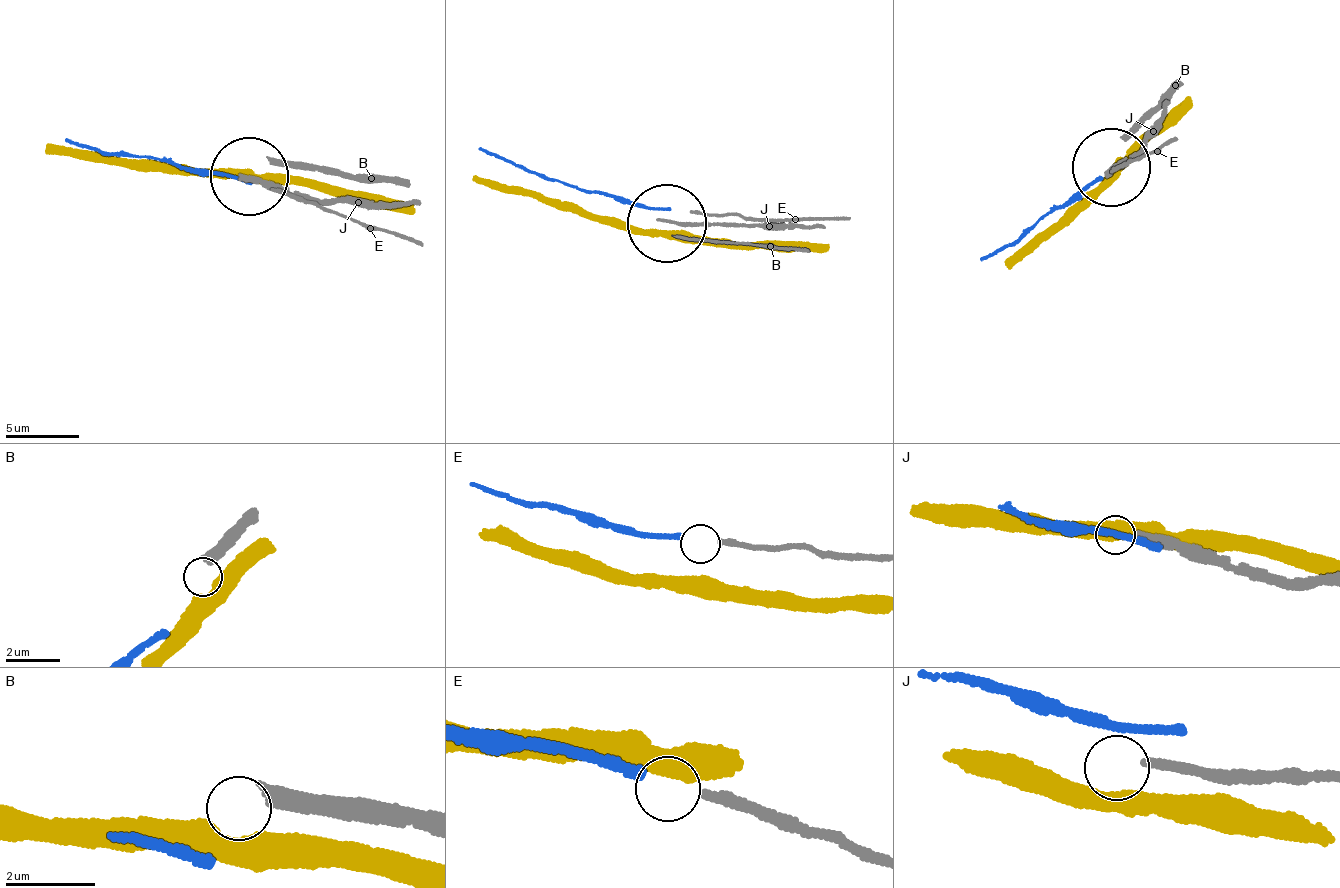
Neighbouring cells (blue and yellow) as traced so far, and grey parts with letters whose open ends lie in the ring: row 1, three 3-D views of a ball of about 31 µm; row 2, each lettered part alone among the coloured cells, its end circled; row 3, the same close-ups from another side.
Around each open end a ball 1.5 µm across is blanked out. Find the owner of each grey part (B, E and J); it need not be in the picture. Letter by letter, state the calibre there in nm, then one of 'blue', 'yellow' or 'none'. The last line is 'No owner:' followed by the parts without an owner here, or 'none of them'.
B: 360 nm thick; none
E: 200 nm thick; blue
J: 280 nm thick; none
No owner: B, J

